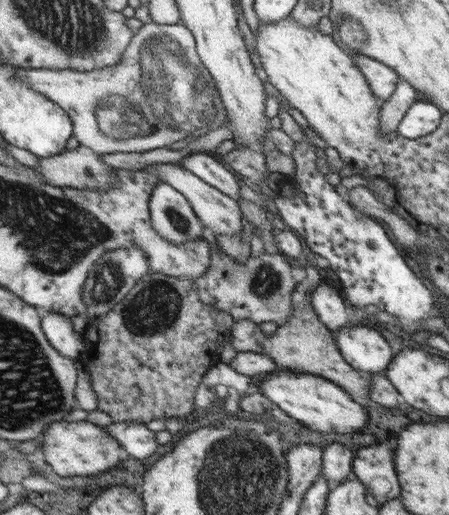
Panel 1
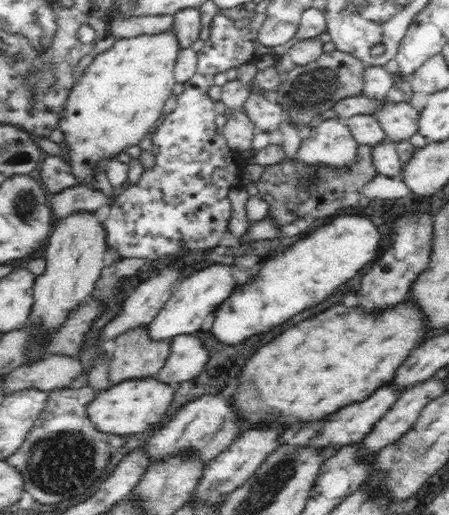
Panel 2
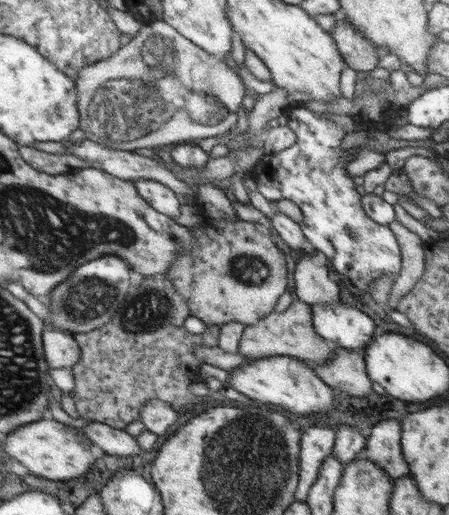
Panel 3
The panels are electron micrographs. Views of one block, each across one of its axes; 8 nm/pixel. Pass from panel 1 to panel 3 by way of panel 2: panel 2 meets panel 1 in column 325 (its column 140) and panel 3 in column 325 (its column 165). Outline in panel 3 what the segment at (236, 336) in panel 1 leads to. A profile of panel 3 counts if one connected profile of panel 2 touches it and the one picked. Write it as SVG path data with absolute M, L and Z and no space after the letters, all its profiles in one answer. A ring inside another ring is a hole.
M301 299L282 313L270 314L256 325L248 325L242 337L241 352L254 359L290 356L308 364L326 364L336 356L334 345L315 328L315 307Z

